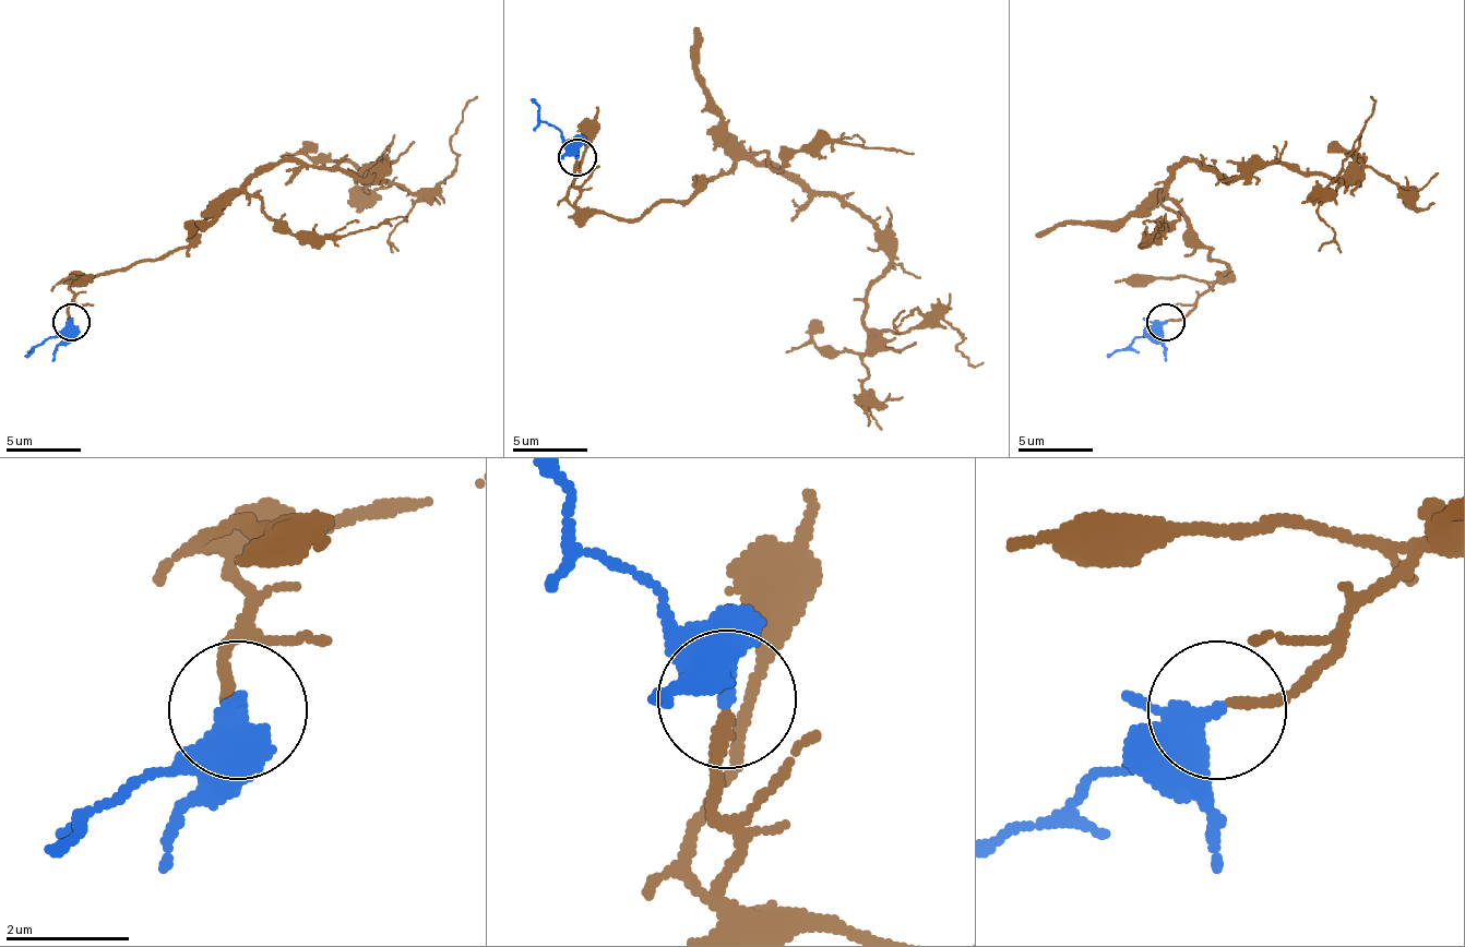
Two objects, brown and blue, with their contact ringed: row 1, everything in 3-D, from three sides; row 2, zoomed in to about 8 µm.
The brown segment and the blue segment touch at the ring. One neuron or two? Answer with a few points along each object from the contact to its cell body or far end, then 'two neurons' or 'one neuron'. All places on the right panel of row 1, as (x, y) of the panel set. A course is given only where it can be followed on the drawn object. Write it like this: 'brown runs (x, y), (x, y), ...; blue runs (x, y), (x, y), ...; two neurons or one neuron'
brown runs (1168, 319), (1228, 266), (1168, 180), (1187, 160), (1228, 180), (1288, 165), (1334, 191), (1371, 97); blue runs (1165, 323), (1108, 357); one neuron

